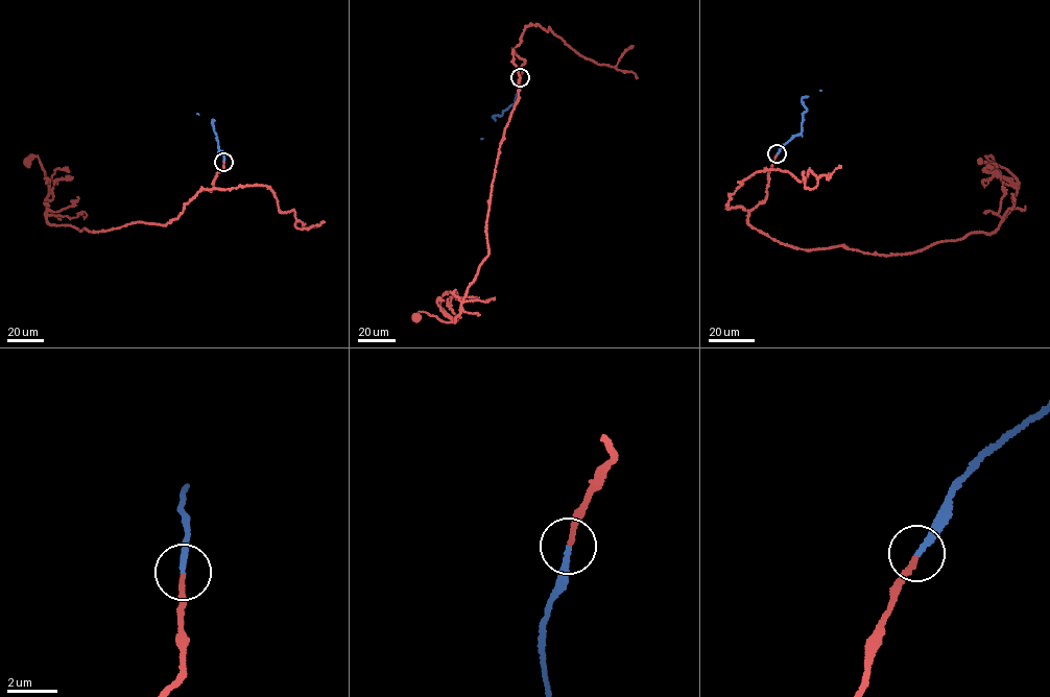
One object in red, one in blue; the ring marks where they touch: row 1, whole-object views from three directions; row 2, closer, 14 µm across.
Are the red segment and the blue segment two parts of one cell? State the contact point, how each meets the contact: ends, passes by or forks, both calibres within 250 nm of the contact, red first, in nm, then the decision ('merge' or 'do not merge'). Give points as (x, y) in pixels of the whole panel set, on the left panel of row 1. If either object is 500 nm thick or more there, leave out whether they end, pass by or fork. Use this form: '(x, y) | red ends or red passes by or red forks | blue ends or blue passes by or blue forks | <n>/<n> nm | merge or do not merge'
(223, 162) | red ends | blue ends | 180/200 nm | merge

